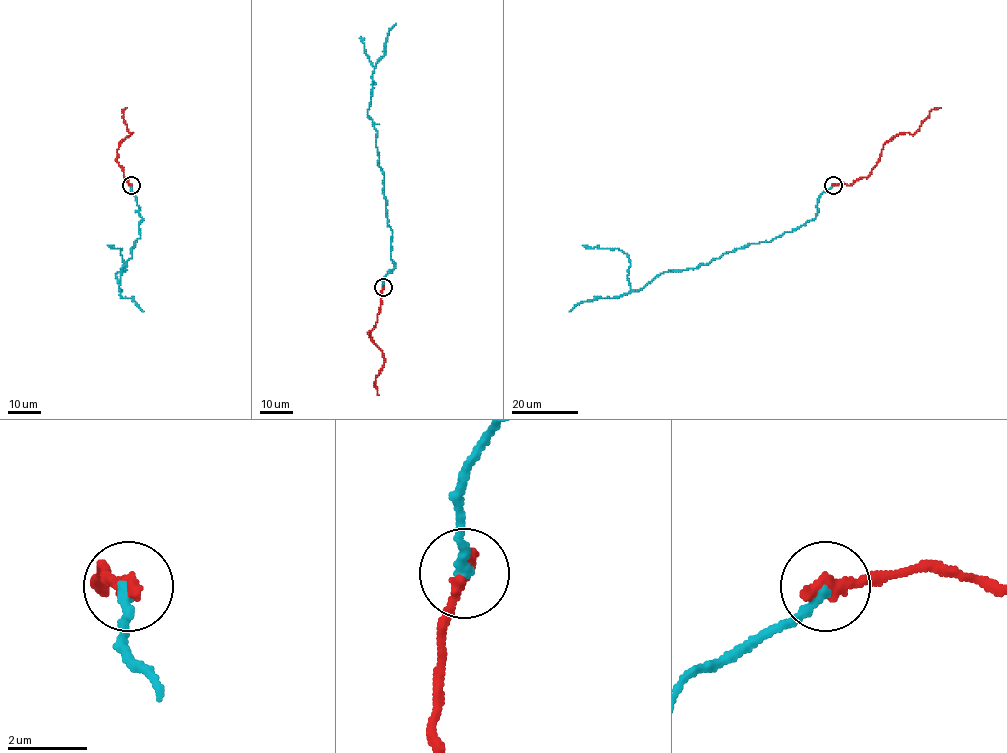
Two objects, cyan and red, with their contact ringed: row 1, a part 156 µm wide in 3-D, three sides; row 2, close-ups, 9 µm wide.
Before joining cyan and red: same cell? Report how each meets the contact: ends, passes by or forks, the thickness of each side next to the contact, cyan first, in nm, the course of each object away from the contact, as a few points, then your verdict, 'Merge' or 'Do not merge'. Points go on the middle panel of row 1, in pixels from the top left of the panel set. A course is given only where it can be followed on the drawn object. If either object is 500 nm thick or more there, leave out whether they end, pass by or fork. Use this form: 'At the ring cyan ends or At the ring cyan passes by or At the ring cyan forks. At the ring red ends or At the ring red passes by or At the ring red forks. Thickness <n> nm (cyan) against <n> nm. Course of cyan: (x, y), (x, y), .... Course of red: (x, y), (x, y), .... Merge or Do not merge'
At the ring cyan ends. At the ring red ends. Thickness 300 nm (cyan) against 360 nm. Course of cyan: (383, 287), (395, 263), (377, 131), (368, 113), (373, 65), (360, 37). Course of red: (383, 287), (378, 321), (368, 332), (384, 358), (374, 385), (378, 395). Merge

